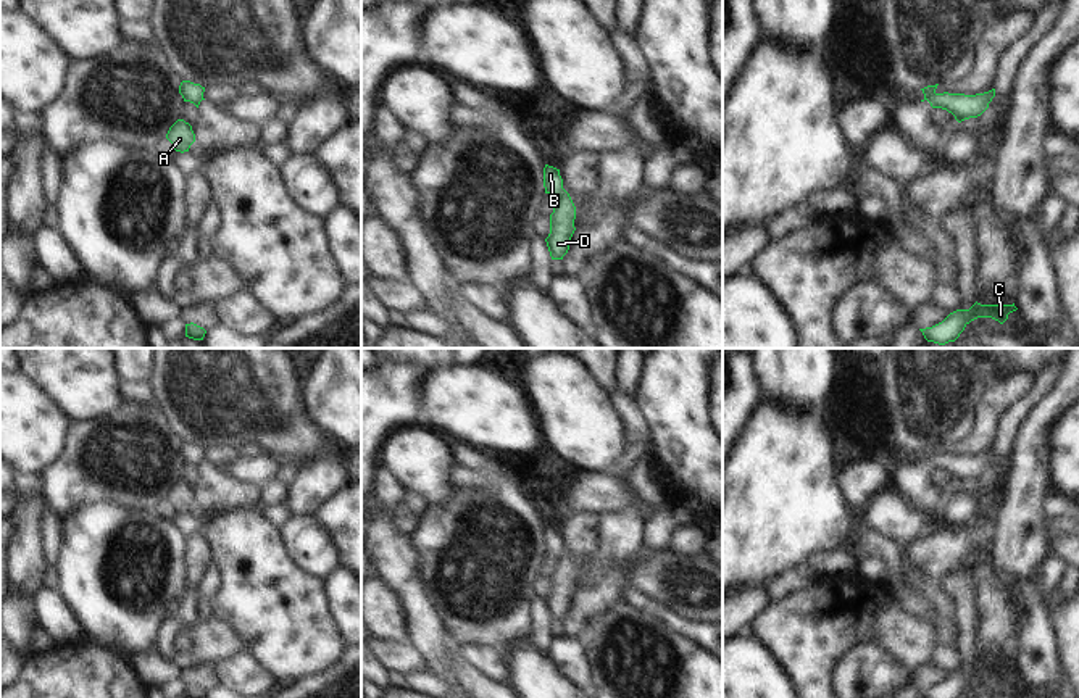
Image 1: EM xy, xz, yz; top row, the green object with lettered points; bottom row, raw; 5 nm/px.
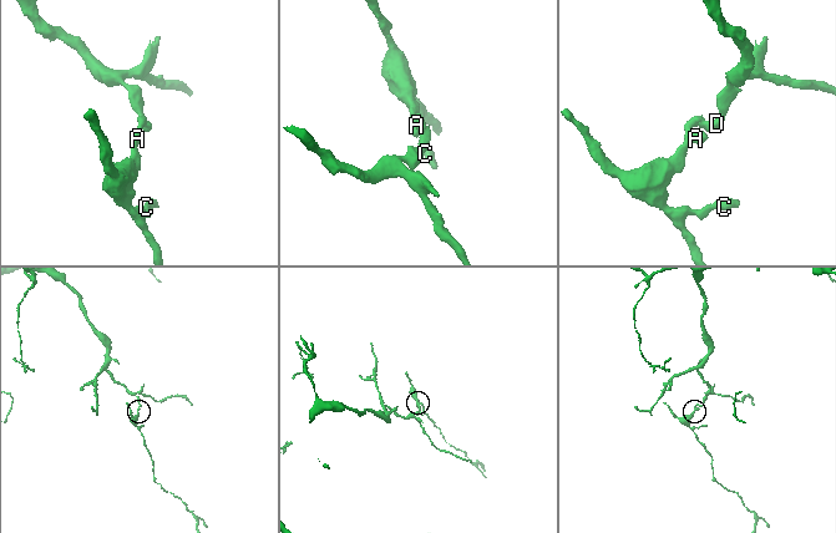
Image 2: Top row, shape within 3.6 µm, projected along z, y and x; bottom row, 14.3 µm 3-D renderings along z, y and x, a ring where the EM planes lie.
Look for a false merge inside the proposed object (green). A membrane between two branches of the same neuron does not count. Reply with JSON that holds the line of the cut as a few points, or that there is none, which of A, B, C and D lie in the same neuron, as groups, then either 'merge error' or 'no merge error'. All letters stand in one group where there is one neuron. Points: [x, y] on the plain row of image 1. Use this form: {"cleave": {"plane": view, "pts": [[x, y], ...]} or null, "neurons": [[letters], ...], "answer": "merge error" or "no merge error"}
{"cleave": {"plane": "xz", "pts": [[563, 550], [557, 558]]}, "neurons": [["A", "B", "C"], ["D"]], "answer": "merge error"}

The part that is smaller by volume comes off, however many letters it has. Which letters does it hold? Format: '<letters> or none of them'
A, B, C

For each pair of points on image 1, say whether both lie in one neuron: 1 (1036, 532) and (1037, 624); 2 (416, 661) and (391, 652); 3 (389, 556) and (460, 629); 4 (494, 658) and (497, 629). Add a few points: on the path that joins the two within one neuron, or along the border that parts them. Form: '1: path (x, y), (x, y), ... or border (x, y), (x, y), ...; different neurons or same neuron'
1: path (1029, 555), (1031, 602); same neuron
2: path (410, 660), (397, 656); same neuron
3: border (418, 558), (426, 600), (444, 629); different neurons
4: border (458, 642), (502, 647); different neurons

